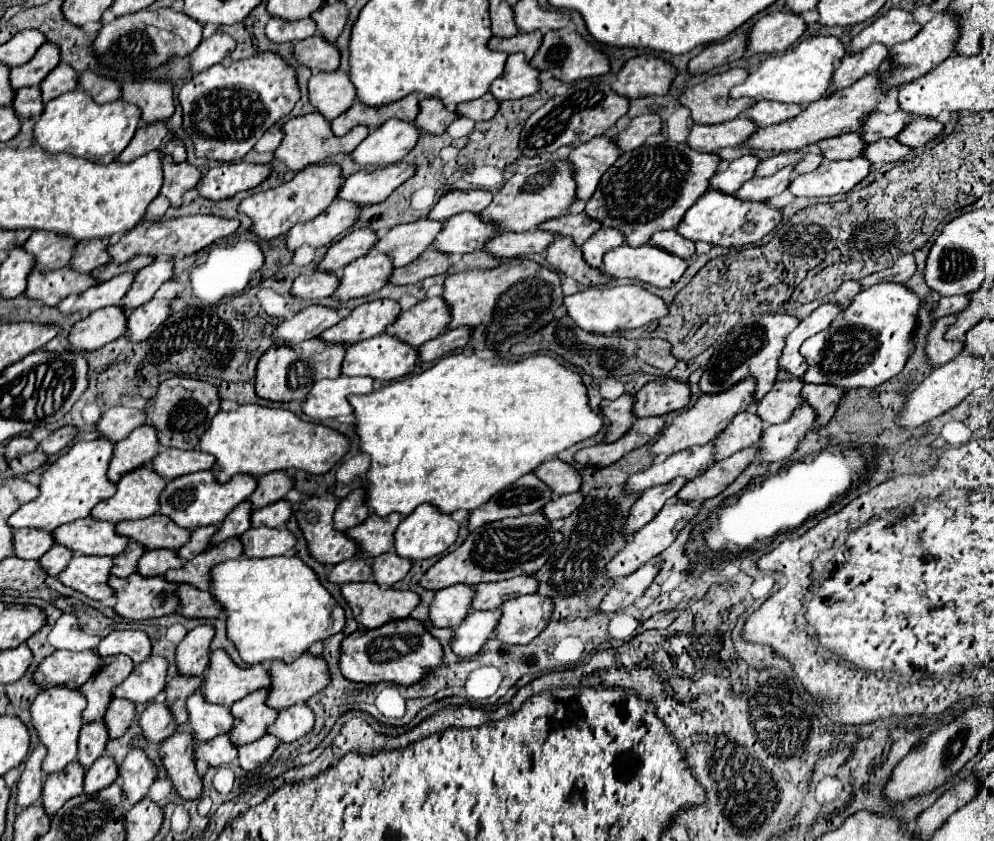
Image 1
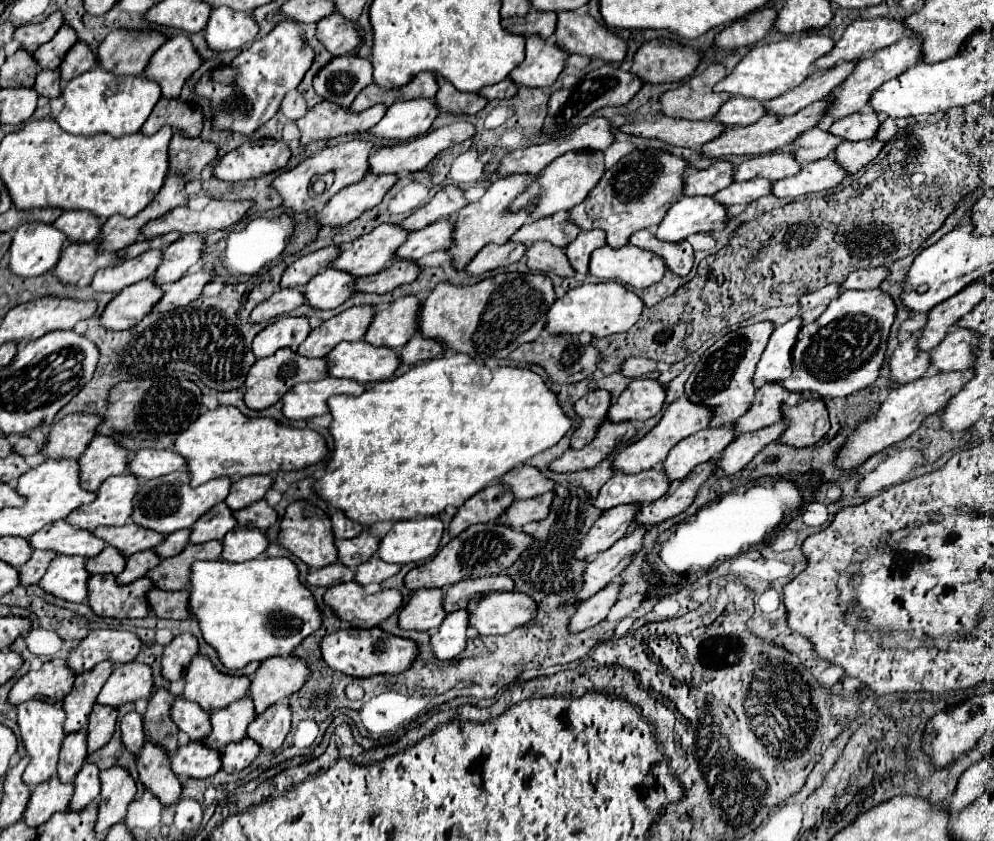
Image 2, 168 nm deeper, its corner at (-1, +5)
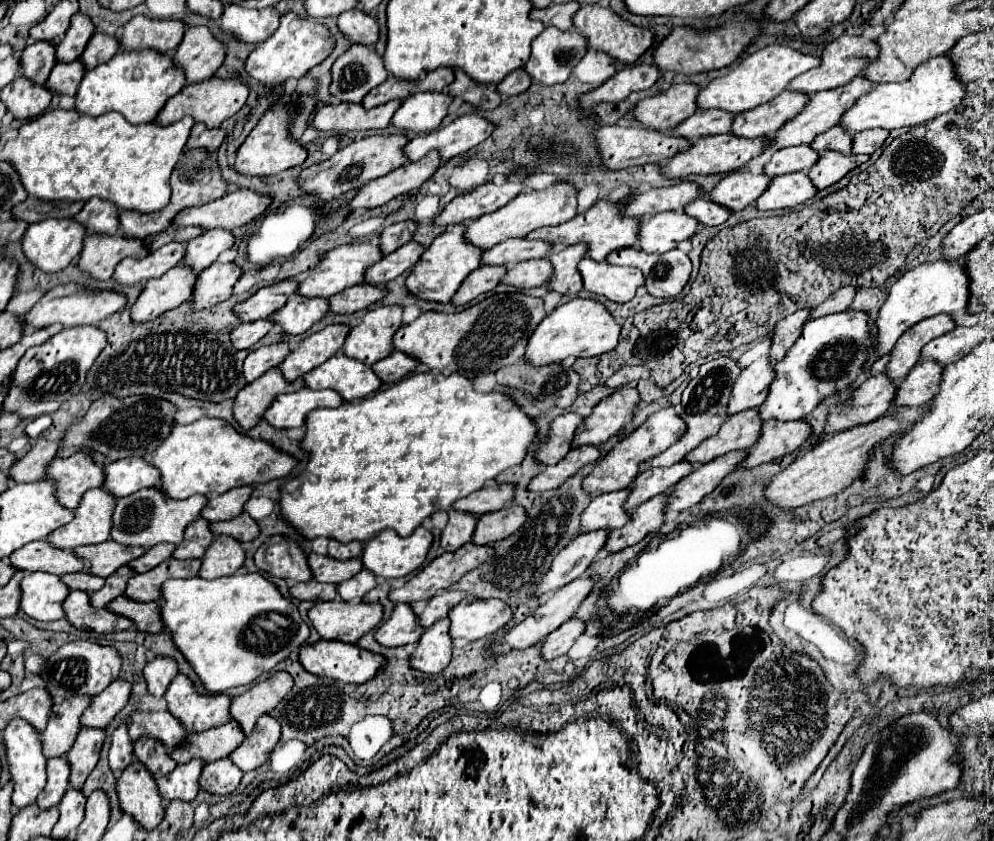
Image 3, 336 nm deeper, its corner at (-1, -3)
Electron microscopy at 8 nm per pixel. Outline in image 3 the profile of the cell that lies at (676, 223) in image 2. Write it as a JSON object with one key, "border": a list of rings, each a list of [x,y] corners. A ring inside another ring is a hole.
{"border":[[[661,212],[649,218],[643,218],[639,232],[639,246],[645,252],[667,252],[677,248],[679,242],[691,238],[701,224],[697,218],[689,218],[689,214],[681,212]]]}

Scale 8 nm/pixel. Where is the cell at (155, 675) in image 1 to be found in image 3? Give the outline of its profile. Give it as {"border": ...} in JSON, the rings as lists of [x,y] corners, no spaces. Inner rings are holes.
{"border":[[[117,678],[113,680],[101,694],[93,696],[91,706],[81,716],[81,726],[93,726],[93,728],[105,728],[117,712],[121,712],[131,696],[131,682]]]}

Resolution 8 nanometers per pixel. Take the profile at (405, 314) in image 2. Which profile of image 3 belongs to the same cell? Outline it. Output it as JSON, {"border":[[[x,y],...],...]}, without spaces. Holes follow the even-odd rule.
{"border":[[[381,306],[369,310],[363,316],[363,322],[349,332],[343,344],[343,354],[369,366],[387,358],[387,354],[393,352],[393,336],[401,326],[401,316],[401,306]]]}

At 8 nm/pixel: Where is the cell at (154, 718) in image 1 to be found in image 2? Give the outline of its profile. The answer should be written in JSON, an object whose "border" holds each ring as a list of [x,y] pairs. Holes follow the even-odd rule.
{"border":[[[129,712],[121,718],[121,742],[131,752],[137,754],[143,746],[143,730],[141,730],[141,716],[137,712]]]}

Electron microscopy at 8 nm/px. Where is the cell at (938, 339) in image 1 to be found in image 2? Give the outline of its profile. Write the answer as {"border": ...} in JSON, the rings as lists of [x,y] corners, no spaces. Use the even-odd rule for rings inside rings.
{"border":[[[917,334],[901,342],[889,358],[889,378],[893,388],[919,380],[929,372],[929,352],[917,354],[917,350],[913,350],[913,342],[917,342]]]}

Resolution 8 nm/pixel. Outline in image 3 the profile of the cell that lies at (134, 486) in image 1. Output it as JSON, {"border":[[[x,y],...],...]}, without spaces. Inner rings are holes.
{"border":[[[103,488],[87,490],[81,504],[75,510],[75,518],[47,536],[47,540],[61,548],[73,550],[83,544],[99,544],[109,540],[113,528],[113,510],[117,498],[105,494]]]}

